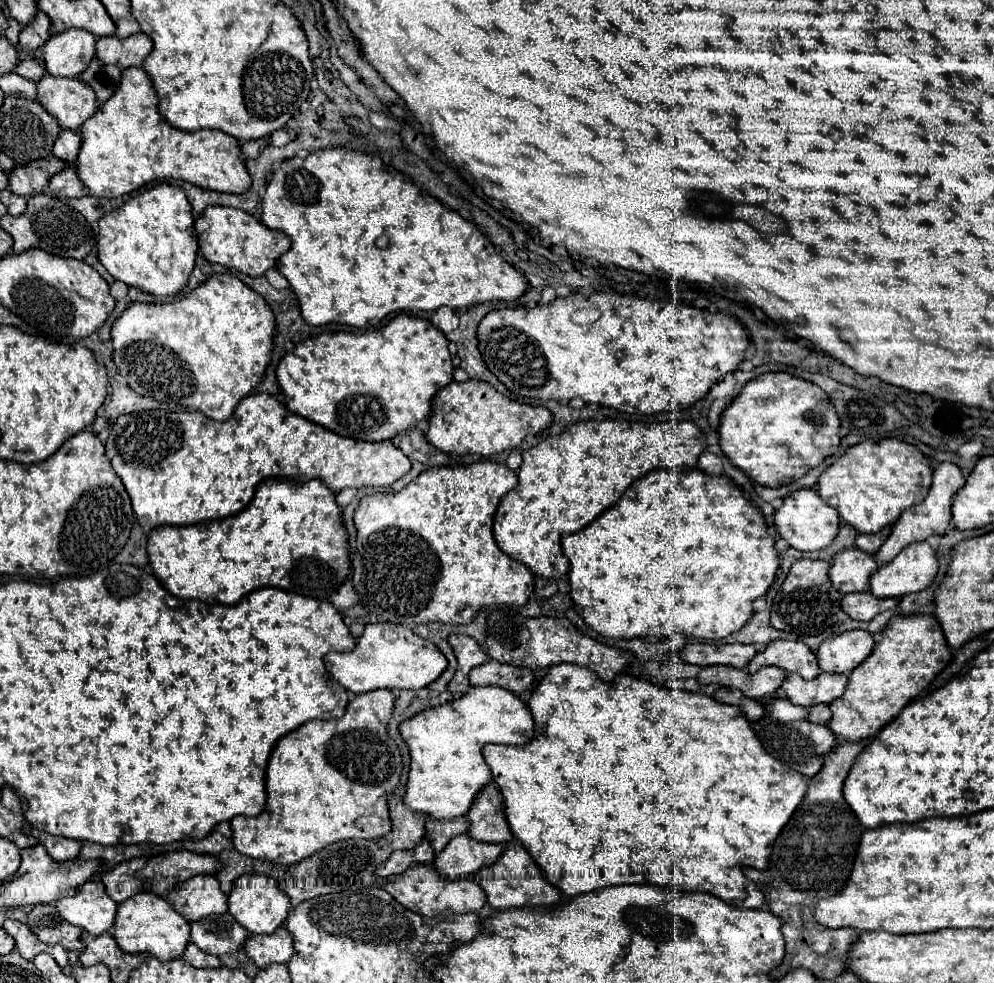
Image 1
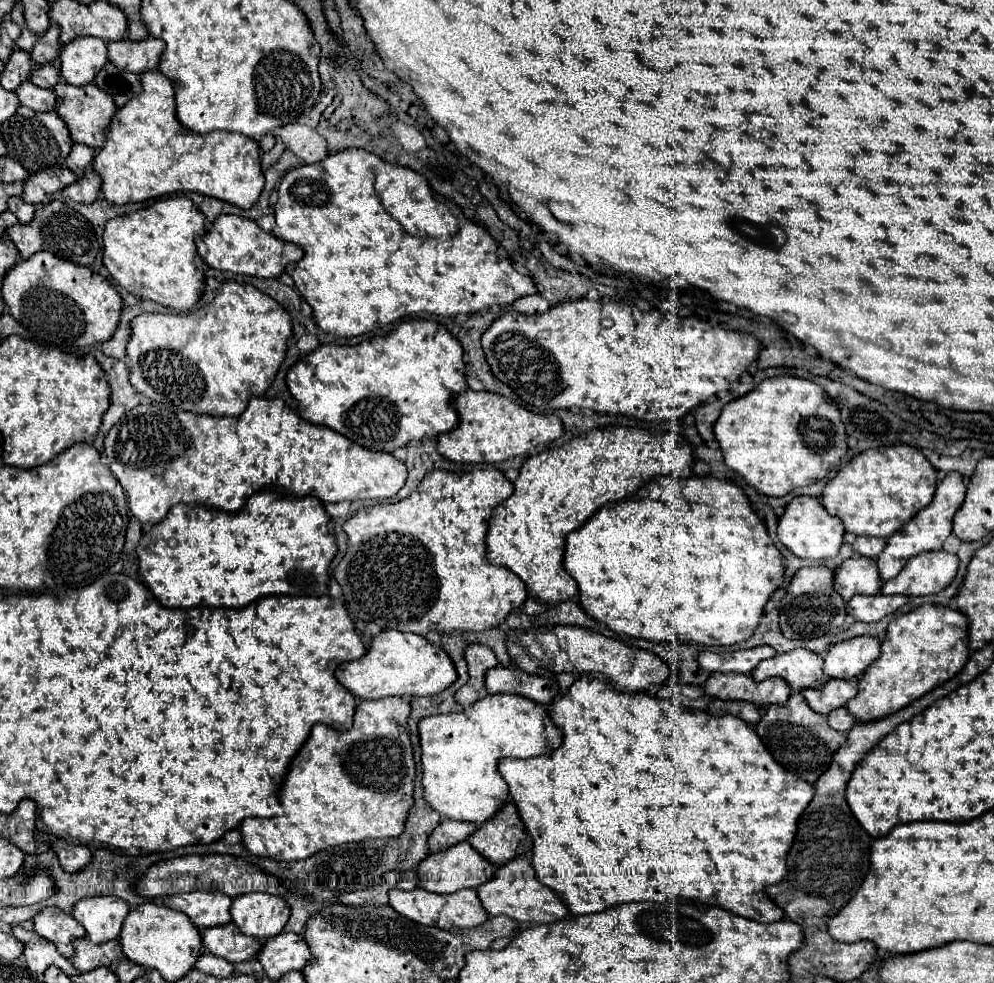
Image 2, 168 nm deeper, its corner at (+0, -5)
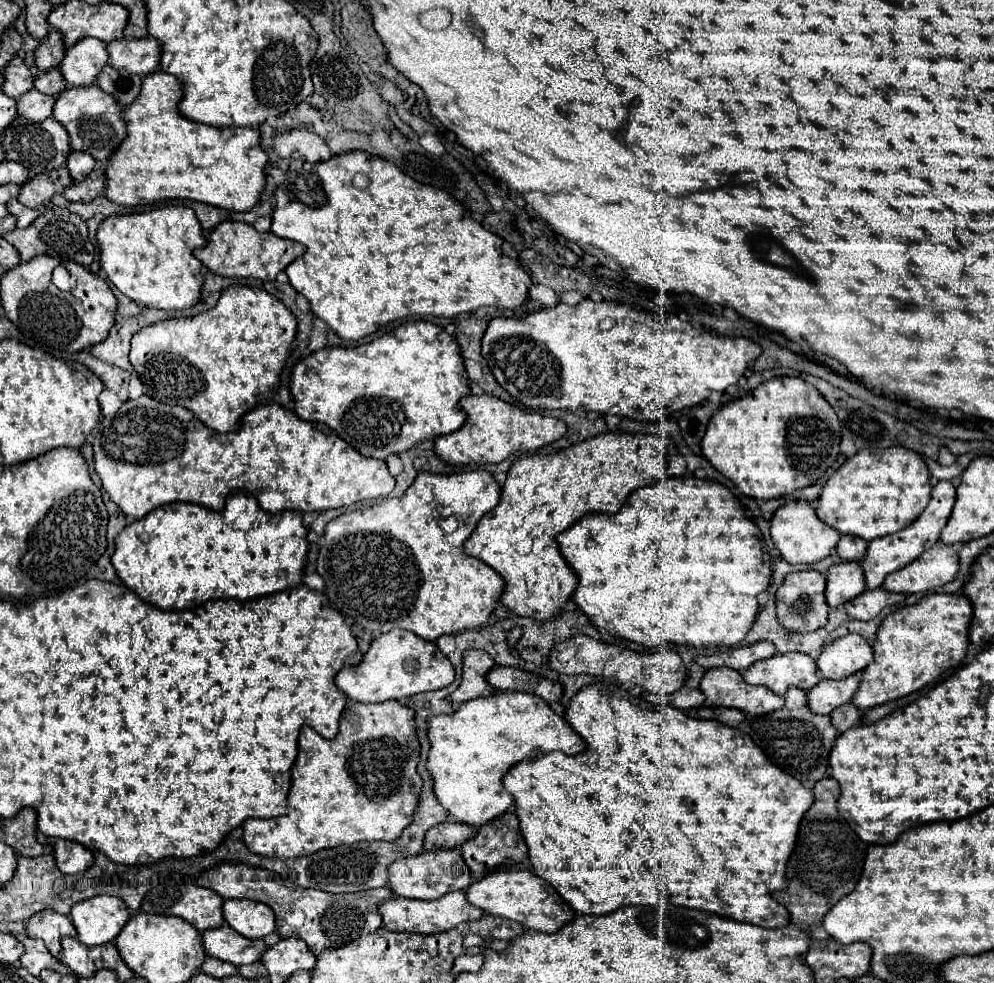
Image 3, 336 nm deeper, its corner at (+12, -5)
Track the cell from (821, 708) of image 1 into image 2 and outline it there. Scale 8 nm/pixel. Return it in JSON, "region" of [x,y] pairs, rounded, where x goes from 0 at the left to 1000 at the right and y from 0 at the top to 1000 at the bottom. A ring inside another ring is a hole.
{"region":[[[846,719],[846,721],[838,723],[838,725],[834,725],[832,731],[834,731],[834,738],[836,738],[838,742],[846,744],[846,746],[852,746],[852,744],[860,738],[860,729],[858,729],[850,719]]]}

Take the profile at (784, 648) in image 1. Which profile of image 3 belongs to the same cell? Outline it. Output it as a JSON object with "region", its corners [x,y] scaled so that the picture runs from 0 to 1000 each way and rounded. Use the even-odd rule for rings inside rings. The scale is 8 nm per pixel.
{"region":[[[804,662],[760,672],[752,683],[747,683],[747,691],[756,697],[770,697],[782,707],[788,707],[796,697],[816,701],[826,693],[820,672]]]}

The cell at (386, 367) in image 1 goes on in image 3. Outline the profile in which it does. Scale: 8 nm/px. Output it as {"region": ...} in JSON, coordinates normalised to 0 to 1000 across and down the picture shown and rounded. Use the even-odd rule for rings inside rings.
{"region":[[[409,327],[393,339],[365,349],[361,353],[325,353],[303,365],[295,377],[291,396],[297,406],[299,424],[325,430],[347,447],[367,465],[387,467],[393,461],[405,461],[426,447],[438,447],[460,438],[468,430],[468,420],[462,416],[462,406],[472,398],[466,365],[458,343],[432,327]]]}

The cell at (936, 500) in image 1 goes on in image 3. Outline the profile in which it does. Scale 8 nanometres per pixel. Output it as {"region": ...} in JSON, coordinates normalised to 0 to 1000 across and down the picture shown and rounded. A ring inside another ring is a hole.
{"region":[[[945,489],[941,495],[939,495],[939,502],[937,502],[937,510],[935,514],[931,516],[931,520],[910,538],[902,540],[902,542],[896,542],[896,544],[890,544],[886,548],[878,548],[872,556],[872,565],[870,569],[866,571],[866,577],[870,581],[870,591],[872,591],[872,599],[882,599],[886,597],[890,585],[914,575],[919,569],[923,569],[931,558],[939,556],[943,550],[945,550],[945,544],[947,544],[947,538],[951,536],[955,524],[957,524],[957,518],[961,514],[961,493],[957,489]]]}

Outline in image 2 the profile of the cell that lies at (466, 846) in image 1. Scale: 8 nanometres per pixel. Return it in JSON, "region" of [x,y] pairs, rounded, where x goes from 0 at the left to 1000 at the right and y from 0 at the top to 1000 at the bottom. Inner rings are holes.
{"region":[[[464,856],[448,866],[434,868],[420,882],[422,902],[432,906],[432,908],[442,908],[442,910],[458,908],[458,906],[468,904],[468,902],[480,904],[484,898],[488,898],[488,896],[492,896],[492,892],[496,892],[496,886],[498,886],[498,882],[490,874],[486,874],[470,856]]]}

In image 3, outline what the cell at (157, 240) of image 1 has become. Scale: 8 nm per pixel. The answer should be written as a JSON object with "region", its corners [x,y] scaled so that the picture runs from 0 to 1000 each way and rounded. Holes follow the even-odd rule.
{"region":[[[164,209],[146,217],[108,221],[98,233],[98,247],[108,284],[136,308],[178,316],[200,306],[204,270],[194,261],[194,253],[206,249],[206,241],[192,211]]]}

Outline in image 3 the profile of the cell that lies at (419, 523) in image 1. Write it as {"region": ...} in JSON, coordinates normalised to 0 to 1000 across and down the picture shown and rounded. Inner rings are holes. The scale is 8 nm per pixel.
{"region":[[[486,477],[454,483],[422,481],[403,506],[337,526],[327,536],[327,550],[319,569],[319,583],[327,589],[333,615],[369,642],[409,640],[428,652],[440,652],[444,646],[456,646],[464,640],[484,640],[502,615],[506,589],[486,571],[468,565],[466,552],[480,530],[502,512],[502,504],[502,491]]]}

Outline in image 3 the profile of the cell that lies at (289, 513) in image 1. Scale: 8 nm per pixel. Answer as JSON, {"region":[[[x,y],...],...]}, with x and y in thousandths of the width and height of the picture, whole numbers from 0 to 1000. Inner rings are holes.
{"region":[[[234,502],[228,506],[224,520],[212,520],[196,512],[170,512],[154,518],[144,528],[128,534],[116,548],[112,573],[120,589],[134,599],[146,613],[164,622],[186,622],[210,609],[248,611],[303,595],[311,565],[309,538],[301,520],[271,522],[259,514],[255,504]]]}

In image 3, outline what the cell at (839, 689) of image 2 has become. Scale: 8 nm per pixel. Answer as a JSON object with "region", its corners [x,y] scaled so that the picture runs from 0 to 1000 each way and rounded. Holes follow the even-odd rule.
{"region":[[[856,687],[846,693],[834,693],[834,691],[824,693],[818,701],[812,703],[814,723],[834,727],[844,717],[854,715],[864,699],[864,691],[866,691],[864,687]]]}

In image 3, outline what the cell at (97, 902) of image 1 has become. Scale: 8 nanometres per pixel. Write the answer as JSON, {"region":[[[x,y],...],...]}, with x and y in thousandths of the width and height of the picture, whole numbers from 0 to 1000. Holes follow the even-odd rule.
{"region":[[[98,910],[90,917],[79,917],[69,929],[77,945],[77,955],[90,963],[116,957],[130,931],[128,921],[112,910]]]}

